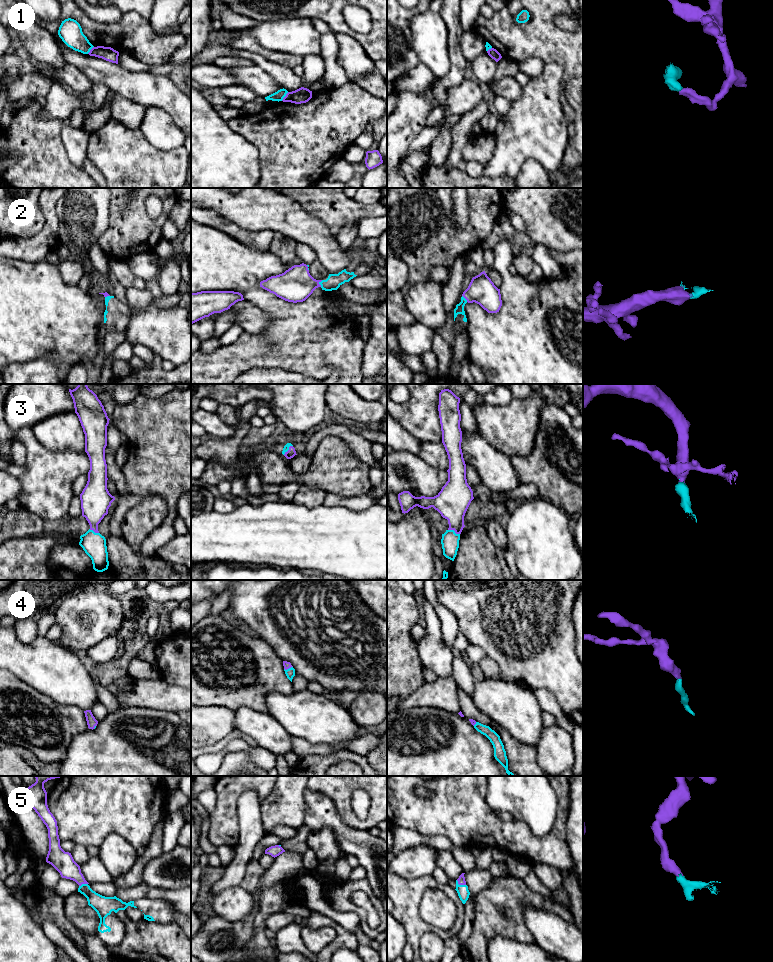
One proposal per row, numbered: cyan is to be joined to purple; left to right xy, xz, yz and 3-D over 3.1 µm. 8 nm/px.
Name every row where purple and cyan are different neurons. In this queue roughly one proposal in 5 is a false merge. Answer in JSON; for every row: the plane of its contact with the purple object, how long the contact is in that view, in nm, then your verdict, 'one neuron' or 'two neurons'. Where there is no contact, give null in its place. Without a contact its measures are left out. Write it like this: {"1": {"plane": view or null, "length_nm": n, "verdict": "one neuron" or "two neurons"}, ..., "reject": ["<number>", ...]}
{"1": {"plane": "xz", "length_nm": 90, "verdict": "two neurons"}, "2": {"plane": "xz", "length_nm": 60, "verdict": "one neuron"}, "3": {"plane": "yz", "length_nm": 100, "verdict": "one neuron"}, "4": {"plane": "xz", "length_nm": 80, "verdict": "one neuron"}, "5": {"plane": "yz", "length_nm": 90, "verdict": "one neuron"}, "reject": ["1"]}

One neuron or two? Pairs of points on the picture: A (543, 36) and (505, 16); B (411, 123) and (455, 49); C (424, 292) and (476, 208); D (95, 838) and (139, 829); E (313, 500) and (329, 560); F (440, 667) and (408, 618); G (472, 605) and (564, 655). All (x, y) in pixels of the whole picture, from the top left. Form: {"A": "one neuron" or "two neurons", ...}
{"A": "one neuron", "B": "one neuron", "C": "two neurons", "D": "one neuron", "E": "two neurons", "F": "two neurons", "G": "one neuron"}

